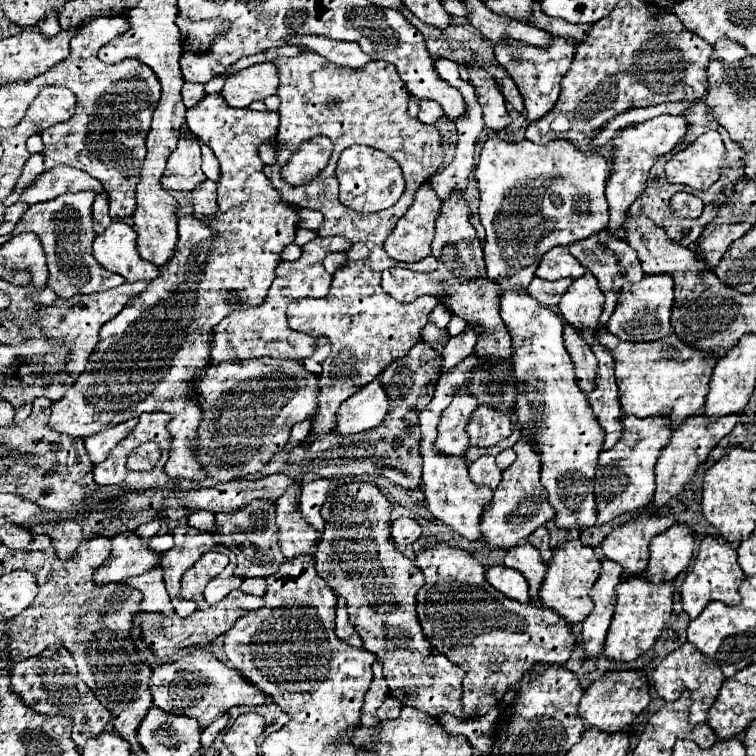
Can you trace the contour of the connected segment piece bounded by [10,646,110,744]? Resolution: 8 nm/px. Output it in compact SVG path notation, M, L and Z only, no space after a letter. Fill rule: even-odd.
M62 646L48 648L38 656L16 662L10 672L10 678L12 678L12 692L24 698L24 702L30 708L34 708L34 712L72 718L74 724L72 732L74 736L80 736L76 738L78 740L76 744L86 744L88 738L98 736L104 730L104 726L110 722L110 712L96 700L92 690L82 680L78 680L74 660L70 652Z

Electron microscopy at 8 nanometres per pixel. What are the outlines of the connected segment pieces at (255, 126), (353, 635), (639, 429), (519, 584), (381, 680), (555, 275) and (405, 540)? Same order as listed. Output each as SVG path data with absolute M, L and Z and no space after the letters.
M208 94L194 108L186 110L186 124L206 146L212 148L220 162L222 178L218 182L218 214L216 218L196 220L194 216L178 218L178 244L172 260L160 266L160 276L148 284L148 288L134 296L124 310L104 324L96 352L88 360L88 368L76 384L58 400L52 402L50 428L76 438L86 438L102 432L110 426L138 418L144 412L168 412L172 422L168 424L172 434L172 450L166 462L166 472L174 478L204 480L206 472L198 464L192 446L196 442L196 428L202 420L198 396L192 390L192 382L200 370L210 364L210 338L214 326L232 312L228 306L230 294L236 294L236 304L260 306L272 280L274 270L280 264L280 254L286 244L294 242L298 210L280 200L270 180L264 176L264 164L258 158L258 146L272 138L278 130L278 112L254 112L250 108L232 108L220 94Z
M338 598L338 606L336 606L336 636L340 640L344 640L346 644L354 646L354 648L362 648L362 640L356 632L356 628L350 624L348 620L348 612L346 612L346 604L342 598Z
M622 414L622 436L614 448L602 450L596 468L596 504L598 504L598 524L606 524L620 514L636 512L644 508L654 496L654 464L662 452L662 448L670 442L672 424L668 424L668 416L648 416L636 418L632 414Z
M494 566L486 572L486 580L506 598L512 598L516 602L528 602L528 594L526 594L528 584L520 572L514 572L506 566Z
M376 662L372 668L374 668L374 680L372 680L372 686L370 690L366 692L366 698L364 698L364 706L362 706L362 712L368 712L368 714L376 714L376 710L380 708L380 704L386 700L386 696L389 696L388 684L383 675L383 668L380 662Z
M556 246L542 256L536 276L544 278L544 280L560 280L560 278L568 278L568 276L580 278L584 272L586 272L584 266L568 252L566 246Z
M398 518L392 522L392 528L390 528L390 538L398 546L414 544L420 538L420 534L422 534L422 526L412 518Z

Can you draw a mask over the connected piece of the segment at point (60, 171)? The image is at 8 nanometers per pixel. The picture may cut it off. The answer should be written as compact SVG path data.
M56 166L54 170L42 172L42 176L38 176L38 180L22 192L20 200L28 204L38 204L38 202L54 200L56 196L68 194L68 192L84 192L84 190L90 190L96 194L106 192L100 180L88 176L86 172L80 172L72 166Z

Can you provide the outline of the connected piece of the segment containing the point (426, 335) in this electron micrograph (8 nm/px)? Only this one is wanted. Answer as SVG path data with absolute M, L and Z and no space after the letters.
M426 324L426 326L424 326L424 330L422 330L422 338L424 338L426 342L440 344L440 342L446 338L446 330L436 328L434 324Z

